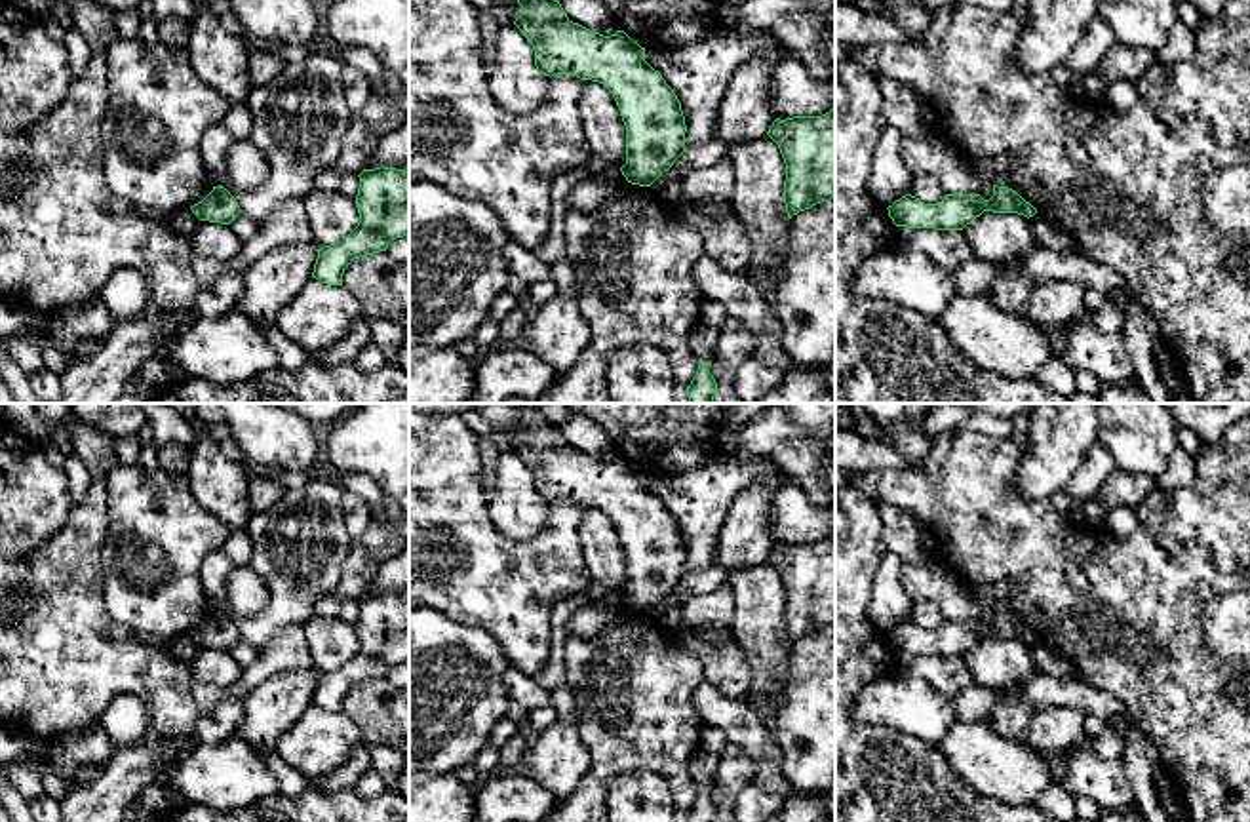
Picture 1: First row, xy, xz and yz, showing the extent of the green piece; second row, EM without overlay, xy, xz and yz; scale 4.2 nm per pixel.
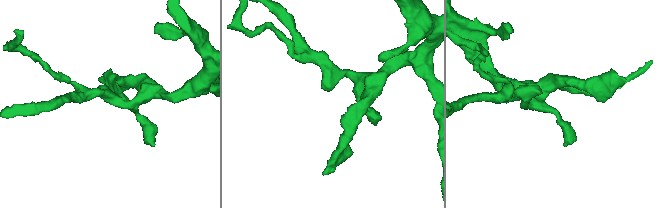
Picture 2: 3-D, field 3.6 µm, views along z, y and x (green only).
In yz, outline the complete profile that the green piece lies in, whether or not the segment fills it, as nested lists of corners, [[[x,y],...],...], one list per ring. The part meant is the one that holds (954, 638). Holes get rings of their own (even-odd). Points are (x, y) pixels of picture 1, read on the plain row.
[[[993,611],[993,622],[984,626],[980,620],[946,620],[940,630],[925,630],[906,620],[887,634],[896,653],[963,656],[984,637],[1018,639],[1033,643],[1037,636],[1016,616]]]

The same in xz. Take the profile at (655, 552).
[[[514,403],[514,407],[521,413],[518,430],[523,434],[514,451],[535,476],[537,499],[550,504],[575,500],[580,506],[603,510],[613,519],[626,552],[626,590],[620,597],[628,609],[651,613],[687,575],[687,552],[677,521],[662,500],[645,487],[645,474],[624,457],[603,462],[573,449],[559,426],[550,424],[540,413],[540,403]]]

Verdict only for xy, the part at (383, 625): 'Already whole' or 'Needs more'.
Already whole

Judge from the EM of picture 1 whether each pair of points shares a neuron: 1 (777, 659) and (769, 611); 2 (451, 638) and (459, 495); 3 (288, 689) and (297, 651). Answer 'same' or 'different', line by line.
1: same
2: different
3: different

